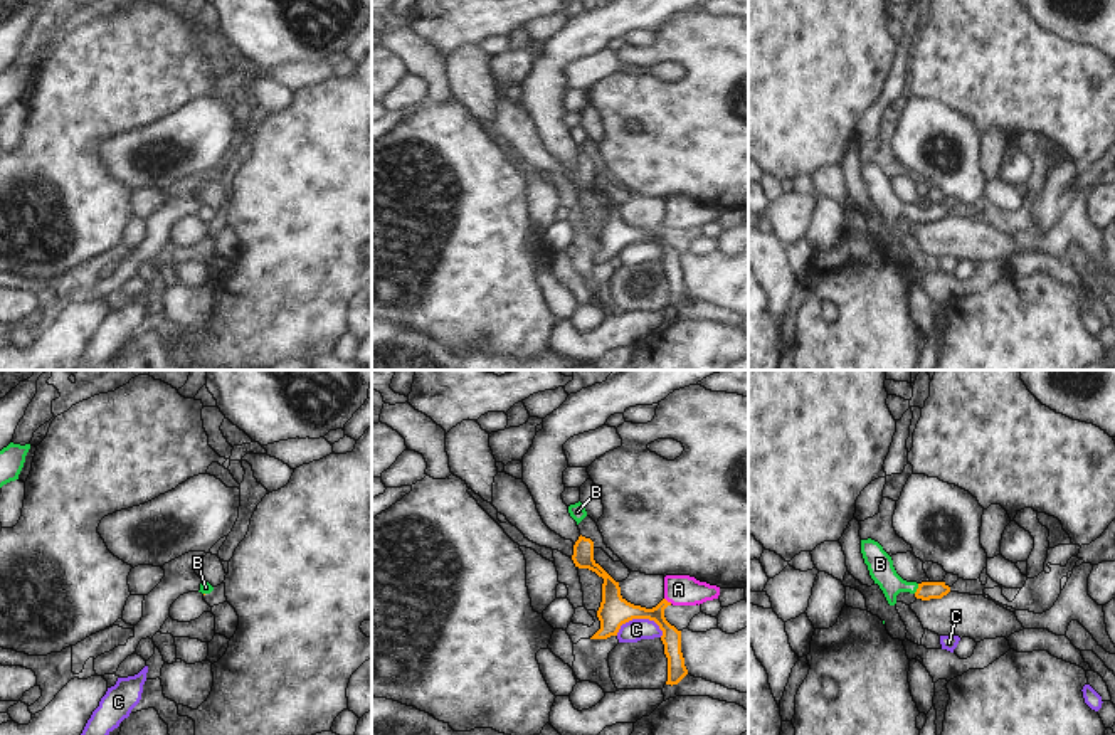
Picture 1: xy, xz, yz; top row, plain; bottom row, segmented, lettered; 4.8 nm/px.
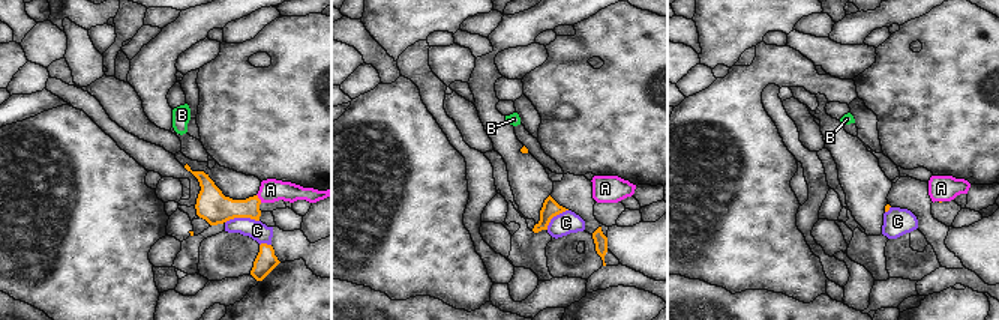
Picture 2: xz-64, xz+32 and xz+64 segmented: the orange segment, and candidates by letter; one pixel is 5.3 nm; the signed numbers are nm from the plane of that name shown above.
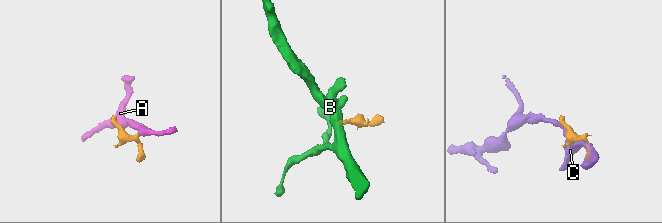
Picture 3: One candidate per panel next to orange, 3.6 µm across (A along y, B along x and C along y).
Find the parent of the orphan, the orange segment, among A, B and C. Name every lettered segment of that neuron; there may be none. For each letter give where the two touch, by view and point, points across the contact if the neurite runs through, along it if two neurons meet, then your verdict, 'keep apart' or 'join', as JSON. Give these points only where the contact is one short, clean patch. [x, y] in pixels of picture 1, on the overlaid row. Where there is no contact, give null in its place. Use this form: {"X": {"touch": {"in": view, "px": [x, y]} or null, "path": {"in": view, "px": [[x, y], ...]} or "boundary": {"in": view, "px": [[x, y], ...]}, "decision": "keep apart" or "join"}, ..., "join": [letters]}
{"A": {"touch": {"in": "xz", "px": [666, 601]}, "path": {"in": "xz", "px": [[616, 611], [655, 613], [666, 601], [678, 589]]}, "decision": "join"}, "B": {"touch": {"in": "yz", "px": [917, 589]}, "path": {"in": "yz", "px": [[925, 591], [917, 589], [900, 586], [880, 564]]}, "decision": "join"}, "C": {"touch": {"in": "xz", "px": [638, 618]}, "boundary": {"in": "xz", "px": [[663, 631], [653, 621], [629, 619], [616, 634]]}, "decision": "keep apart"}, "join": ["A", "B"]}

